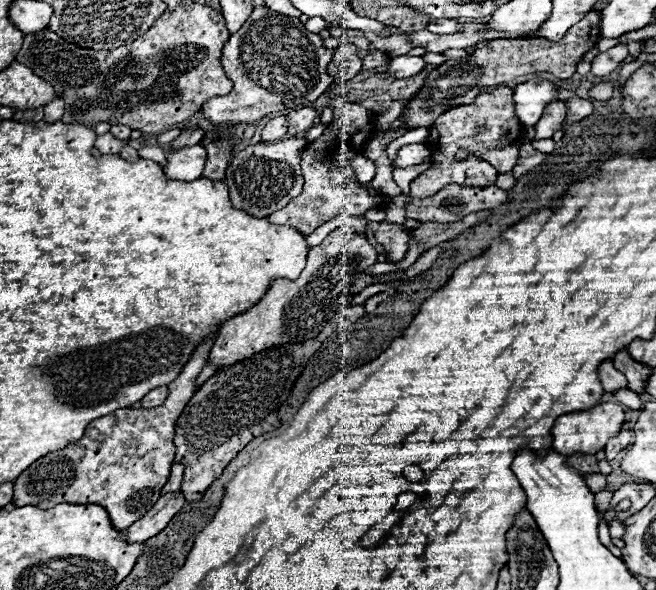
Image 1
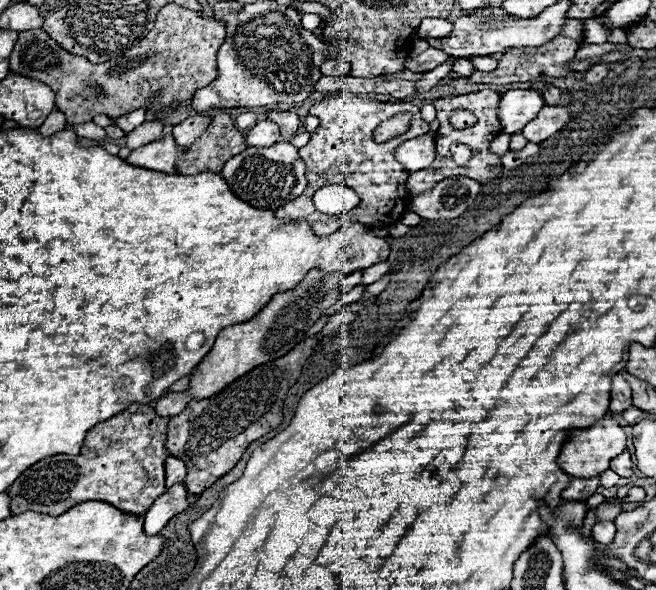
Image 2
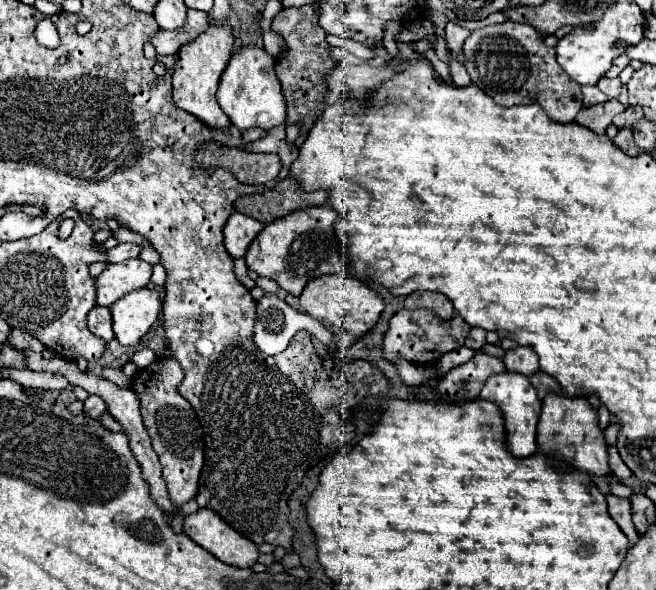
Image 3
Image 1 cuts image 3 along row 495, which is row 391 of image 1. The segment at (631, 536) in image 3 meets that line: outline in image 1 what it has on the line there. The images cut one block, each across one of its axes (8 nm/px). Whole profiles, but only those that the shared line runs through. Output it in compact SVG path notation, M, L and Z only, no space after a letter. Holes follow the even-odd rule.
M604 360L600 366L598 366L598 376L600 376L600 382L602 382L602 388L606 392L614 392L618 388L626 388L626 378L624 374L620 374L614 366L612 366L612 360Z

